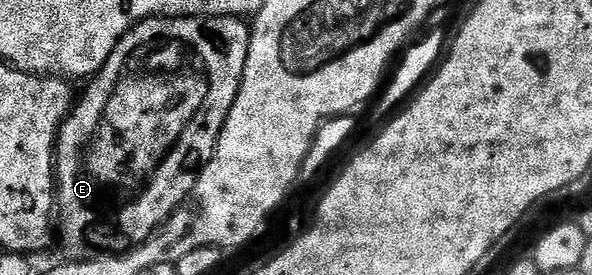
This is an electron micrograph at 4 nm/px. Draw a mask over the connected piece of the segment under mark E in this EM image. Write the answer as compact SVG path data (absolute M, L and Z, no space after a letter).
M147 17L145 21L139 21L125 37L121 37L107 63L85 84L88 86L85 87L84 94L75 98L72 111L62 123L60 134L56 136L55 212L58 214L58 245L60 241L69 258L91 259L97 255L123 255L150 239L150 235L154 235L187 202L200 178L200 170L214 155L220 132L230 115L230 107L234 107L234 99L246 71L246 55L250 51L251 38L249 22L242 17Z

